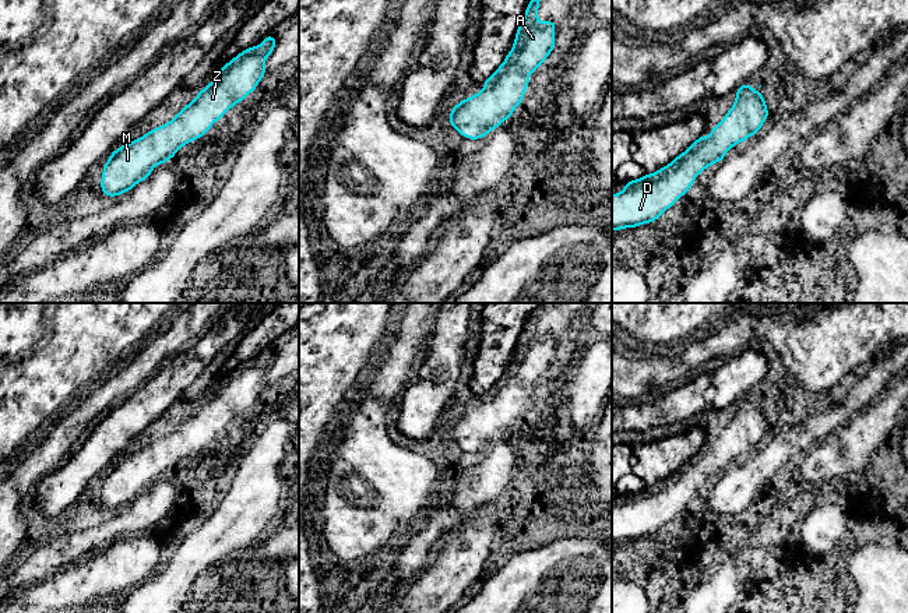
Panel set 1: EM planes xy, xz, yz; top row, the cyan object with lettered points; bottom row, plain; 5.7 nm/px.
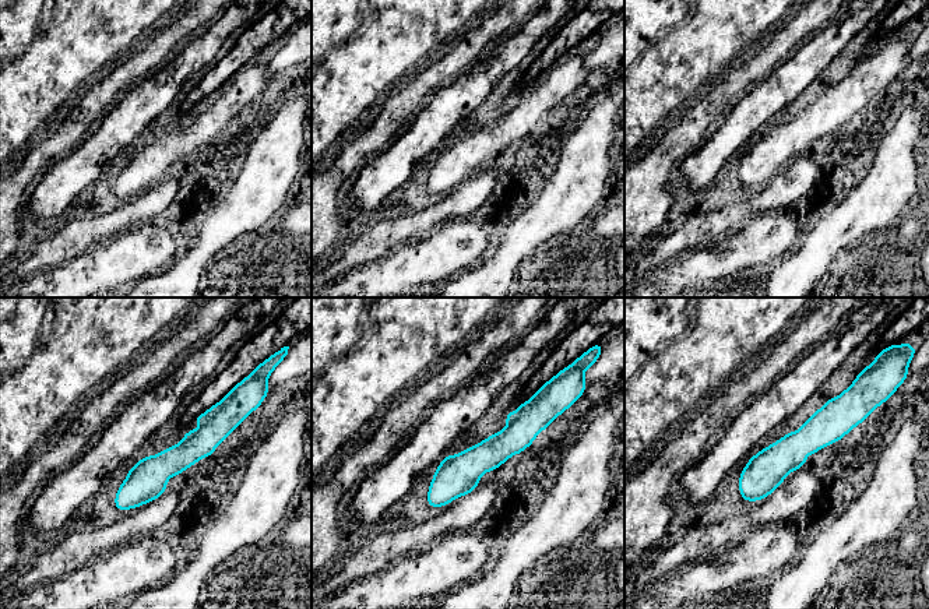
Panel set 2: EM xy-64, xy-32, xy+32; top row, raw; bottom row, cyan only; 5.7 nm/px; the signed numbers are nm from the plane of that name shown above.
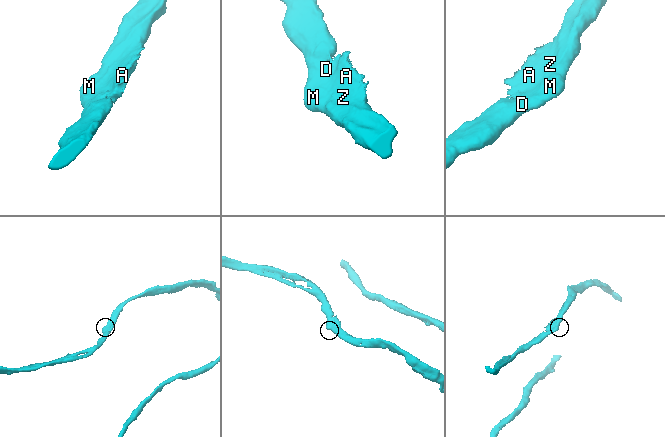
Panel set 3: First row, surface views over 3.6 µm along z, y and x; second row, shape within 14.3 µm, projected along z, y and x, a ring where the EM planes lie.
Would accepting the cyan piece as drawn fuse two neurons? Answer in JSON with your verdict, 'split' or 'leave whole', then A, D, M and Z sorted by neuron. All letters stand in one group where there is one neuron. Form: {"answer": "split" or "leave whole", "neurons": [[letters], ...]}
{"answer": "leave whole", "neurons": [["A", "D", "M", "Z"]]}

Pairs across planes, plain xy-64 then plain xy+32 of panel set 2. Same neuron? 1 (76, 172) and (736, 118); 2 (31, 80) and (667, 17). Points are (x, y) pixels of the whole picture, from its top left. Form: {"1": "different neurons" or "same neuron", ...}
{"1": "same neuron", "2": "same neuron"}

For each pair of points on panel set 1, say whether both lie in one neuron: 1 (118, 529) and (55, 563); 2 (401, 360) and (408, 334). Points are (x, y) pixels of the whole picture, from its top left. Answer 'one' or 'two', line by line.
1: two
2: two

